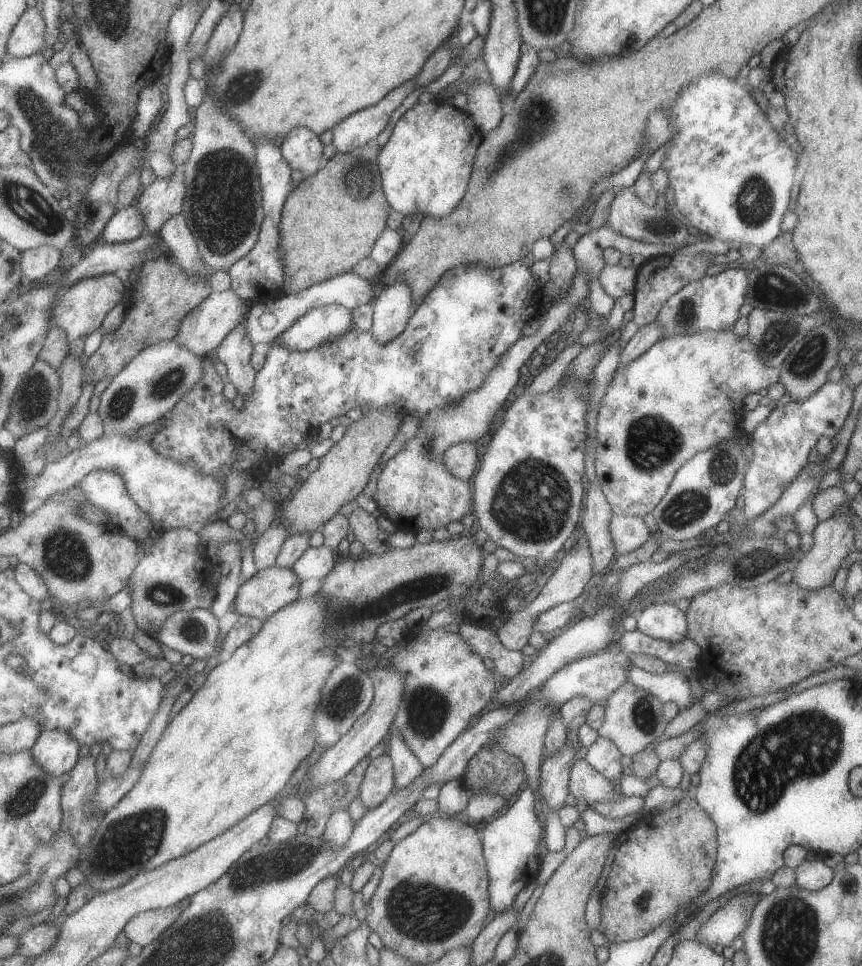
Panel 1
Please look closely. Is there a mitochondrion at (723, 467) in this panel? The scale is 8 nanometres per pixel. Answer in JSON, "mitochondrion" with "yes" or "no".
{"mitochondrion":"yes"}

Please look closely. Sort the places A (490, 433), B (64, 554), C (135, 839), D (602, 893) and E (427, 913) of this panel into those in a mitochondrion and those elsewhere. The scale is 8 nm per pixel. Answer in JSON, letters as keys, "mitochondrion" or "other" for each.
{"A":"other","B":"mitochondrion","C":"mitochondrion","D":"other","E":"mitochondrion"}

